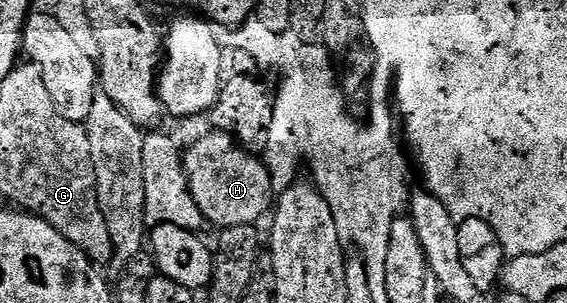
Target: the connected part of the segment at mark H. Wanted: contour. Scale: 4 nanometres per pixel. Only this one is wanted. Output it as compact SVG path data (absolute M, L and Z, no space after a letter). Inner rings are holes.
M208 132L205 138L198 139L189 150L183 151L184 174L188 177L188 187L194 196L194 204L198 204L202 216L206 216L206 220L213 227L250 226L259 223L258 220L264 213L265 215L269 213L268 197L273 197L274 194L272 177L268 174L267 165L256 158L259 157L245 150L232 135L219 132Z

